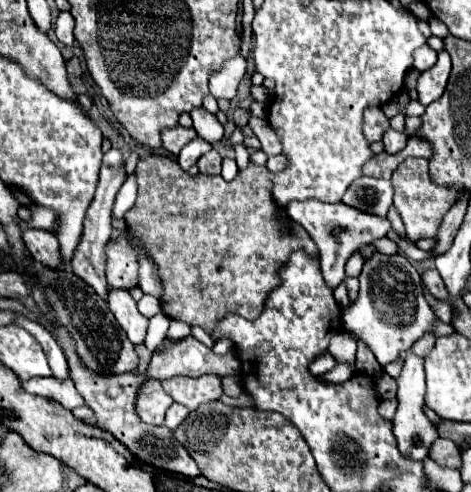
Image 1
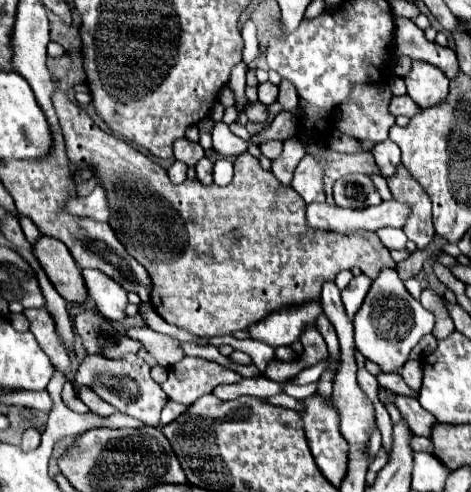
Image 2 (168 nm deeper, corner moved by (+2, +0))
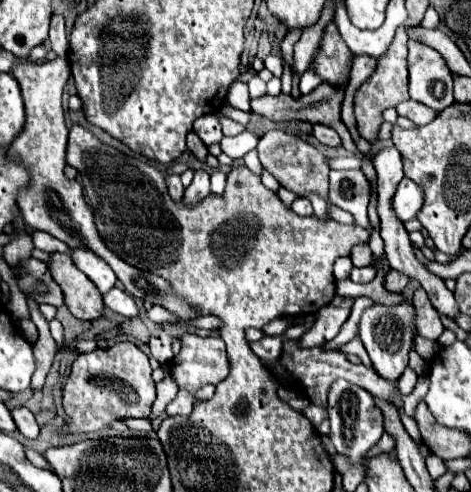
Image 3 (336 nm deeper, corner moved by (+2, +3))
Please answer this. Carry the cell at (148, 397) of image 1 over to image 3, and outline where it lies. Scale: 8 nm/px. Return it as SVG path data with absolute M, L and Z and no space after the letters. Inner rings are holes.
M119 341L109 349L95 349L75 359L69 379L63 387L63 407L69 415L65 431L89 433L109 427L111 421L121 417L149 417L155 401L155 381L151 377L149 357L133 343ZM137 403L143 411L133 411Z

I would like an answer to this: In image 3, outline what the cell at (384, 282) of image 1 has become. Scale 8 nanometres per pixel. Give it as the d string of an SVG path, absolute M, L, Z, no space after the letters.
M405 299L395 305L383 305L383 303L373 303L367 307L361 315L359 321L359 339L363 341L369 359L375 367L375 371L385 377L397 381L403 369L409 363L409 351L411 351L411 339L417 329L417 307L413 305L411 299Z

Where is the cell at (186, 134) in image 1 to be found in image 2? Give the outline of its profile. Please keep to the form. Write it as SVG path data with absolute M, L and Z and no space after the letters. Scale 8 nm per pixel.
M187 138L177 140L173 148L175 148L175 158L181 160L181 162L185 162L189 168L193 168L205 156L203 148L199 144L195 144L195 142L189 142Z

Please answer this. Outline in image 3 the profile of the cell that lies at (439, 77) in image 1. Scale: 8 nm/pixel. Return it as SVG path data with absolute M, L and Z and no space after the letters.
M409 41L409 95L437 113L455 101L445 59L417 41Z

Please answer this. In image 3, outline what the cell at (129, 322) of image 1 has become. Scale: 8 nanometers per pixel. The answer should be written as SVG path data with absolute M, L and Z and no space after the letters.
M77 247L77 251L71 251L71 257L77 269L81 269L97 285L101 295L105 295L115 287L117 277L113 275L111 267L103 259L97 259L93 251L85 251L85 247Z

